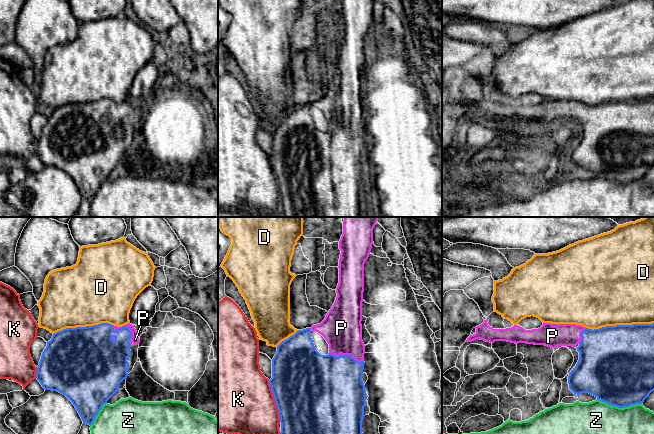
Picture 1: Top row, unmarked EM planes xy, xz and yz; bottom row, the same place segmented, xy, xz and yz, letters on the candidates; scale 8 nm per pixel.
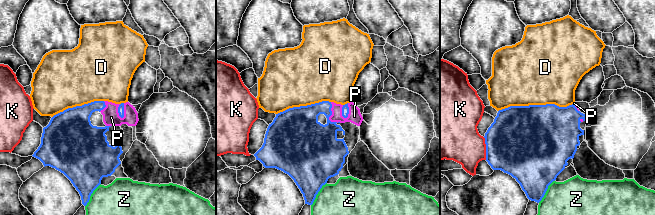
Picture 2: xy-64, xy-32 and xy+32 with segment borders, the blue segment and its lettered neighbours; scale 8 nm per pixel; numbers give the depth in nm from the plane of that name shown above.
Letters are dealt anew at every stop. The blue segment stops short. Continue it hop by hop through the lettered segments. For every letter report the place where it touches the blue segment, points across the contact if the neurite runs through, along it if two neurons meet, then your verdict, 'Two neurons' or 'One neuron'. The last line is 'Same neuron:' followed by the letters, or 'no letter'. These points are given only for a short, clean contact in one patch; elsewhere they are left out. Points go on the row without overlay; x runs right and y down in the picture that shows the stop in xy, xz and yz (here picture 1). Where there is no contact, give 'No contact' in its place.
D: Touches blue at yz (619, 101). Two neurons
K: Touches blue at xz (275, 177). Two neurons
P: Touches blue at xz (346, 131). One neuron
Z: Touches blue at yz (619, 183). Two neurons
Same neuron: P

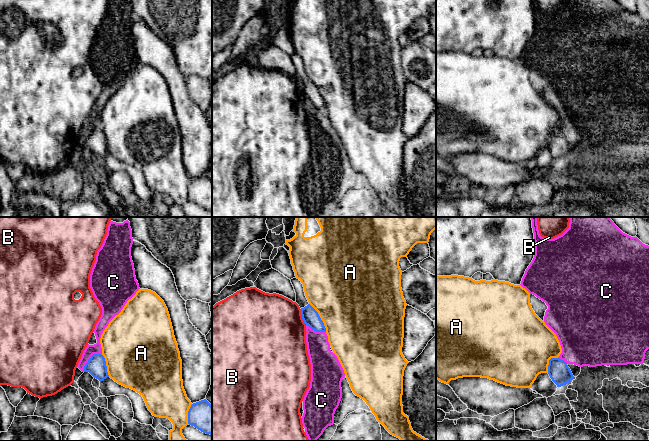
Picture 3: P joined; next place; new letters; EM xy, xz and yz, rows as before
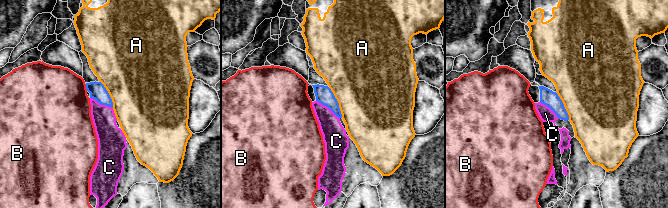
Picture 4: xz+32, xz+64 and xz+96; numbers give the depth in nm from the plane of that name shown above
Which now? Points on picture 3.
A: Touches blue at xz (319, 93). Two neurons
B: Touches blue at xz (302, 93). Two neurons
C: Touches blue at xy (89, 135). Boundary: xy (101, 129), (94, 129), (85, 140), (83, 147). Two neurons
Same neuron: no letter

